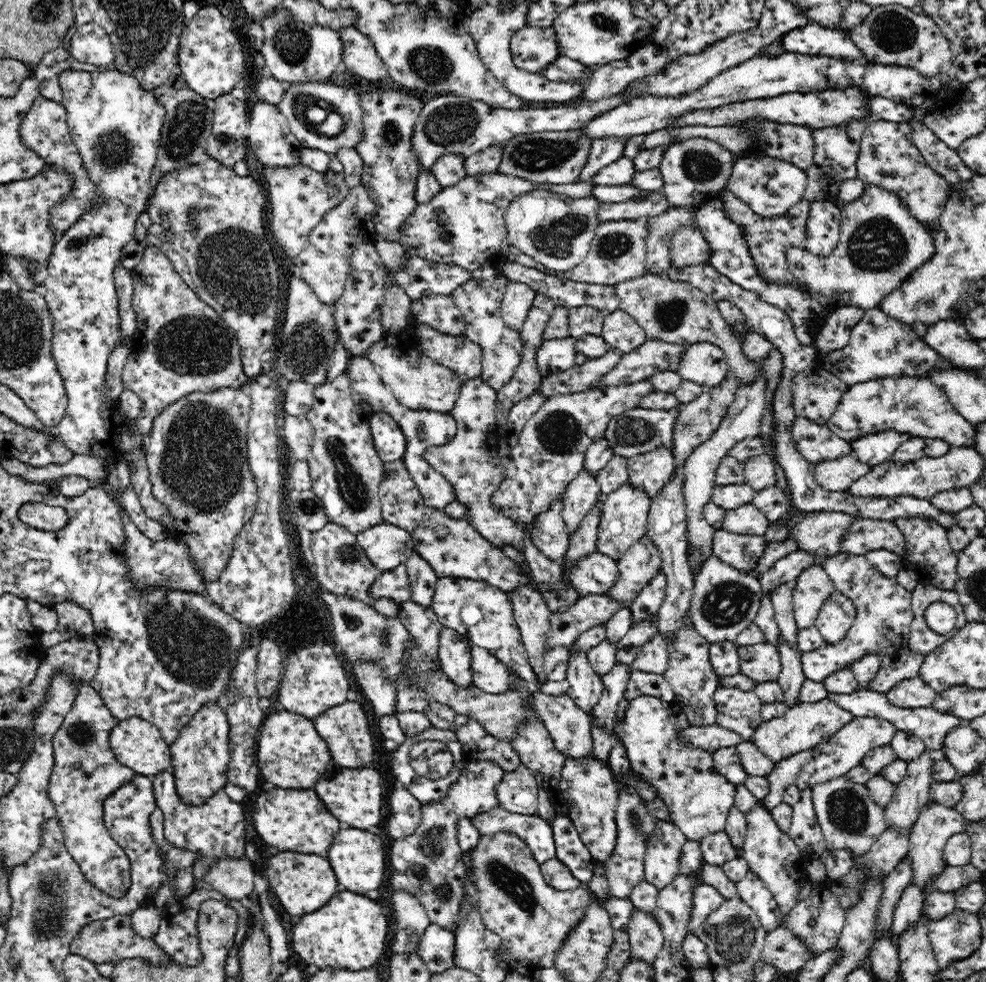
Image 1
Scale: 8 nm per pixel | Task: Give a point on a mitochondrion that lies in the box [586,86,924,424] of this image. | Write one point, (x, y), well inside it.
(877, 245)

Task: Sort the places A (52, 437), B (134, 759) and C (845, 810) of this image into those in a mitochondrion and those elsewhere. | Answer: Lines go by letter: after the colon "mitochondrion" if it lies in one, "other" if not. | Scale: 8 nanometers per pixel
A: other
B: other
C: mitochondrion

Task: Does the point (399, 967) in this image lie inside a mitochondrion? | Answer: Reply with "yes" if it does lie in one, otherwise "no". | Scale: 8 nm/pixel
no

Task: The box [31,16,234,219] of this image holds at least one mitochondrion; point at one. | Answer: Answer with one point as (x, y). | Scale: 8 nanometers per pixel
(181, 139)

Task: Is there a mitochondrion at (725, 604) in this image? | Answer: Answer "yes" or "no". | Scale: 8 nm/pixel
yes

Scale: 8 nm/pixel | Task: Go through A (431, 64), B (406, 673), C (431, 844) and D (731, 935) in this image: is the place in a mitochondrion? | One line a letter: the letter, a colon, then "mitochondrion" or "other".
A: mitochondrion
B: other
C: mitochondrion
D: mitochondrion

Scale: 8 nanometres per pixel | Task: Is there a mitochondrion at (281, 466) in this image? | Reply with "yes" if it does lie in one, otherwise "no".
no

